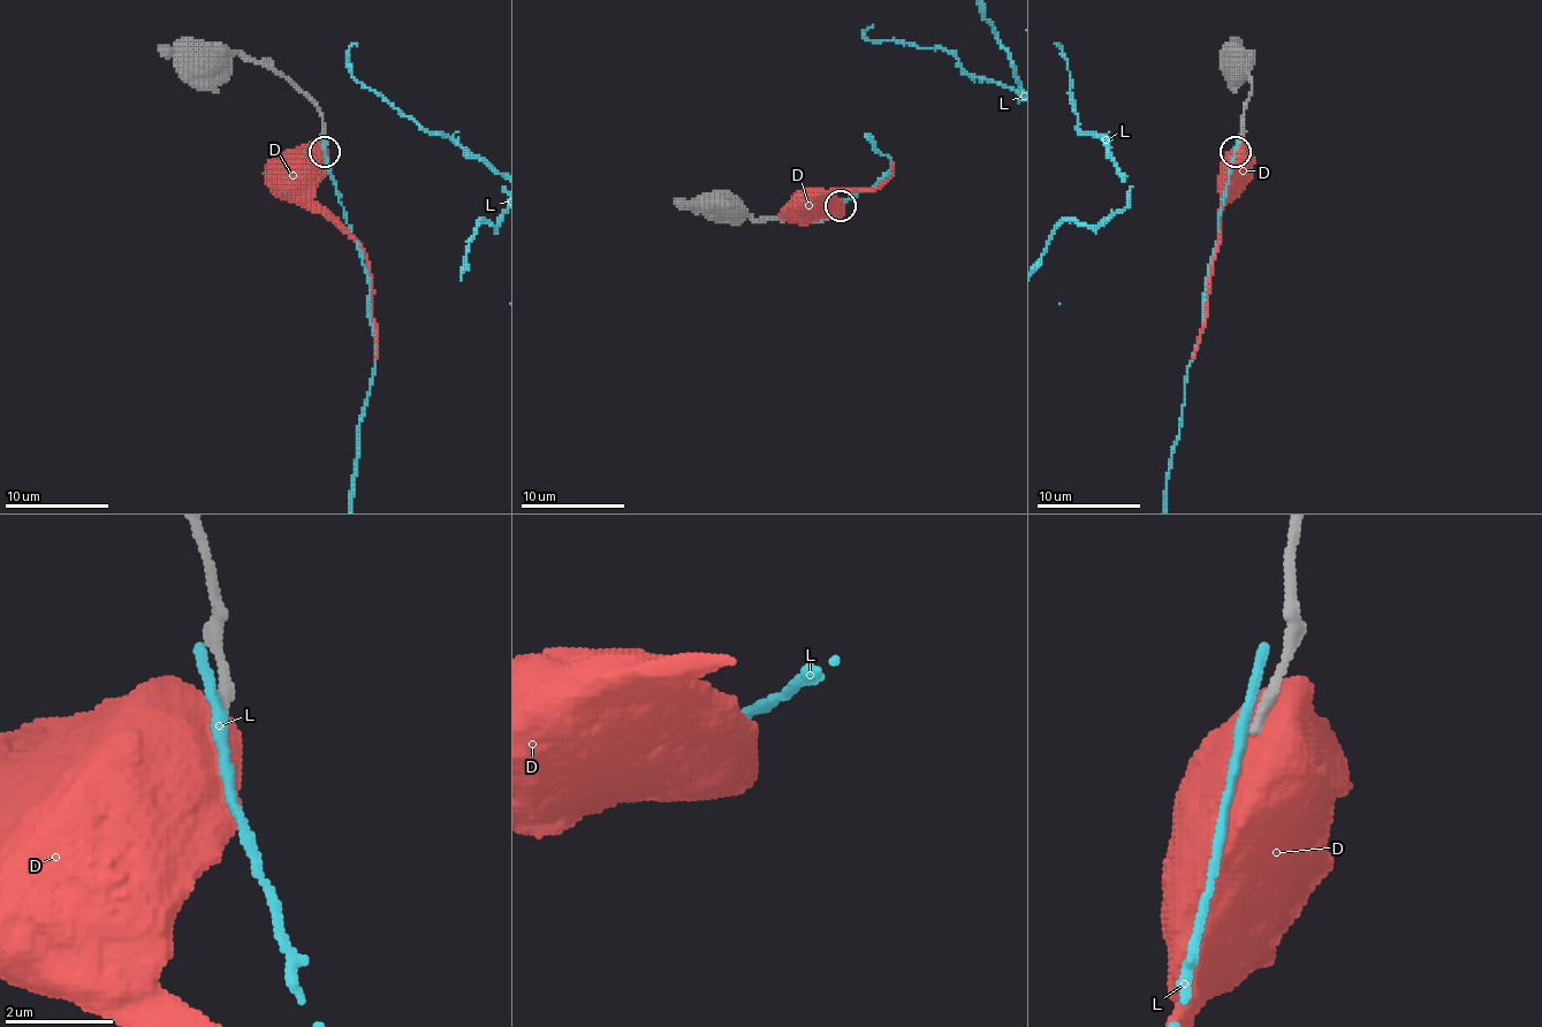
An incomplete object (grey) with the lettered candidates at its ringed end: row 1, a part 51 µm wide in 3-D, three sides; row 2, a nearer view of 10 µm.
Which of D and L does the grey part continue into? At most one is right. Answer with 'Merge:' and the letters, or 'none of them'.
Merge: none of them

